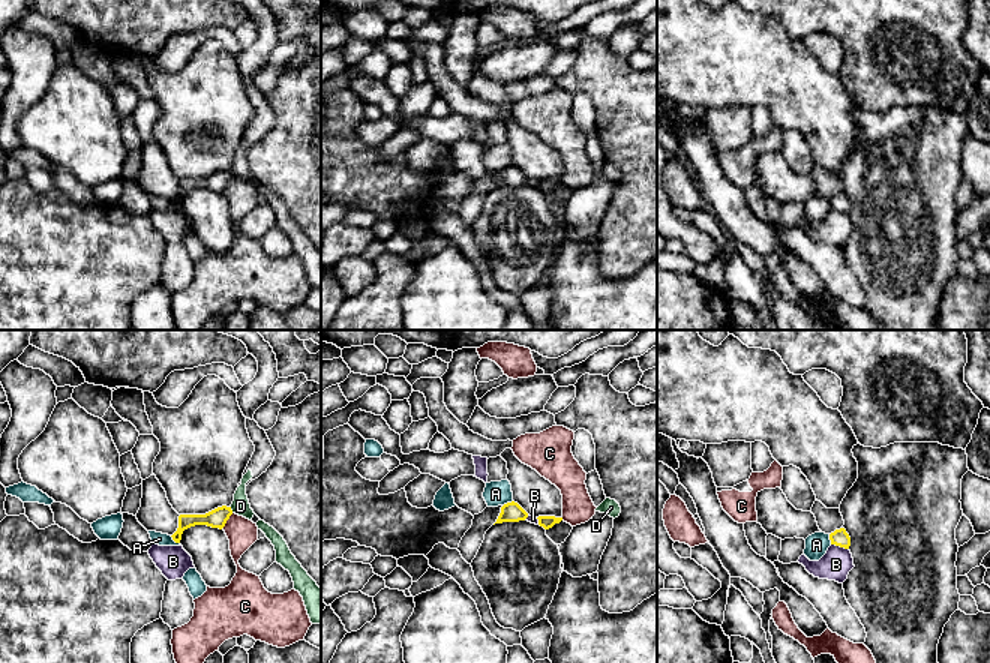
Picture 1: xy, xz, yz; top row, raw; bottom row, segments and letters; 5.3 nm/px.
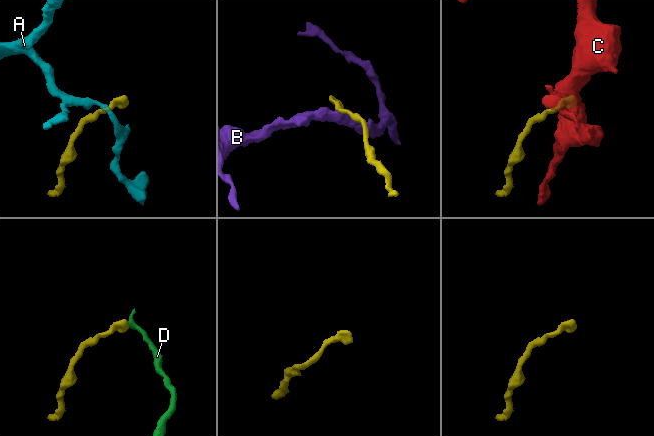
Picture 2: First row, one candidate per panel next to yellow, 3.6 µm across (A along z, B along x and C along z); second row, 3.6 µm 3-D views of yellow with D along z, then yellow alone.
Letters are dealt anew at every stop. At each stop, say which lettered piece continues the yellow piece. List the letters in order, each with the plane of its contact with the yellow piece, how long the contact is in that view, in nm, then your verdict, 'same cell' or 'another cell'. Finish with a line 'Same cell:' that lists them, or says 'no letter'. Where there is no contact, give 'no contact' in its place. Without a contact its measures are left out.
A: xy | 70 nm | another cell
B: yz | 100 nm | another cell
C: xy | 110 nm | another cell
D: xy | 40 nm | another cell
Same cell: no letter

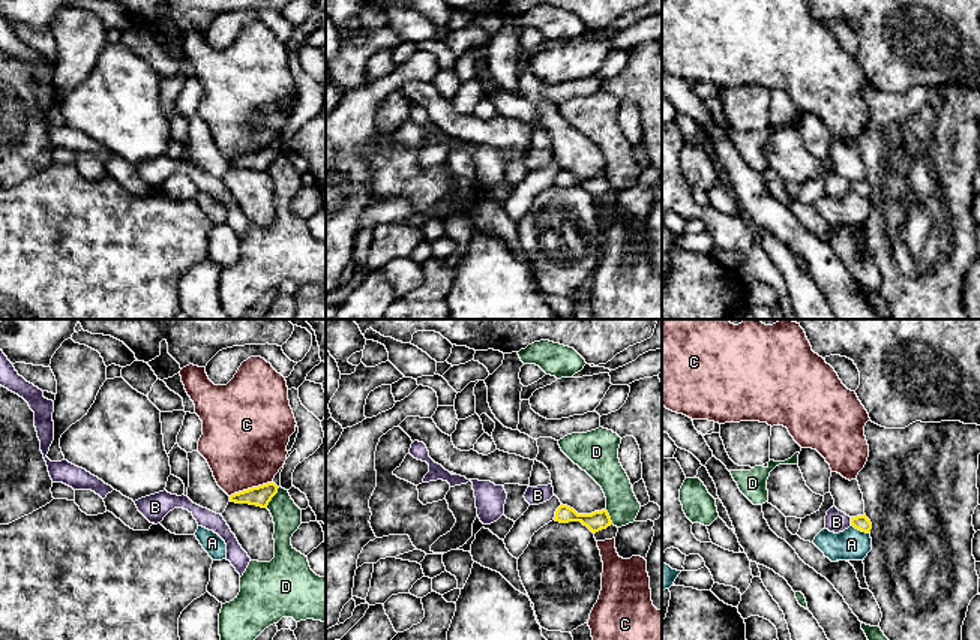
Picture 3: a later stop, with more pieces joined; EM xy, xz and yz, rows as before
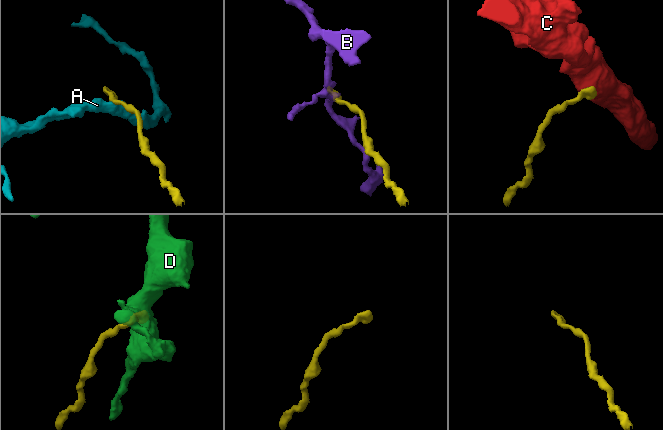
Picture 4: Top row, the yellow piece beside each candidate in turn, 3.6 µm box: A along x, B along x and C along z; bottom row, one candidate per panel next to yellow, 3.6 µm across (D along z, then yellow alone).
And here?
A: yz | 110 nm | another cell
B: yz | 50 nm | another cell
C: xy | 240 nm | another cell
D: xy | 130 nm | another cell
Same cell: no letter

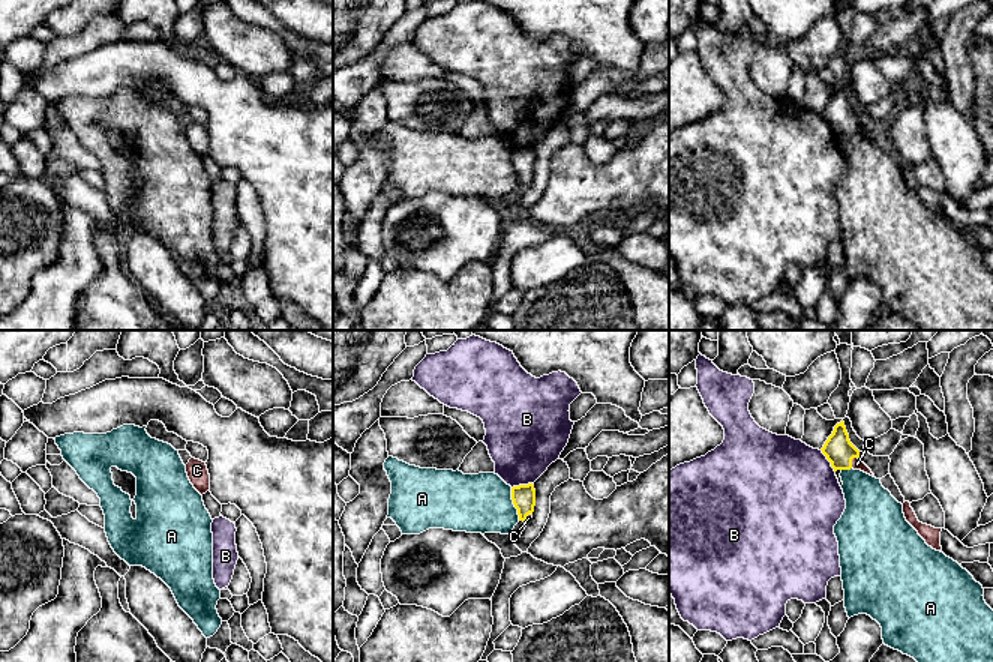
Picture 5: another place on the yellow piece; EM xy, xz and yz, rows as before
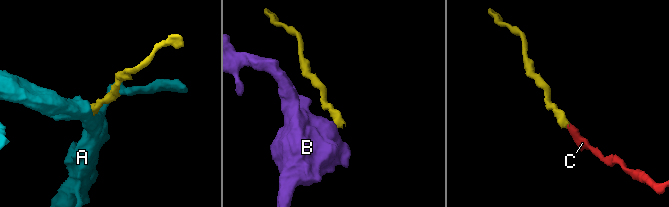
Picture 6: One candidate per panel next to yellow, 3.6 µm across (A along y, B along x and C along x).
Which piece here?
A: xz | 180 nm | another cell
B: yz | 150 nm | another cell
C: yz | 80 nm | same cell
Same cell: C

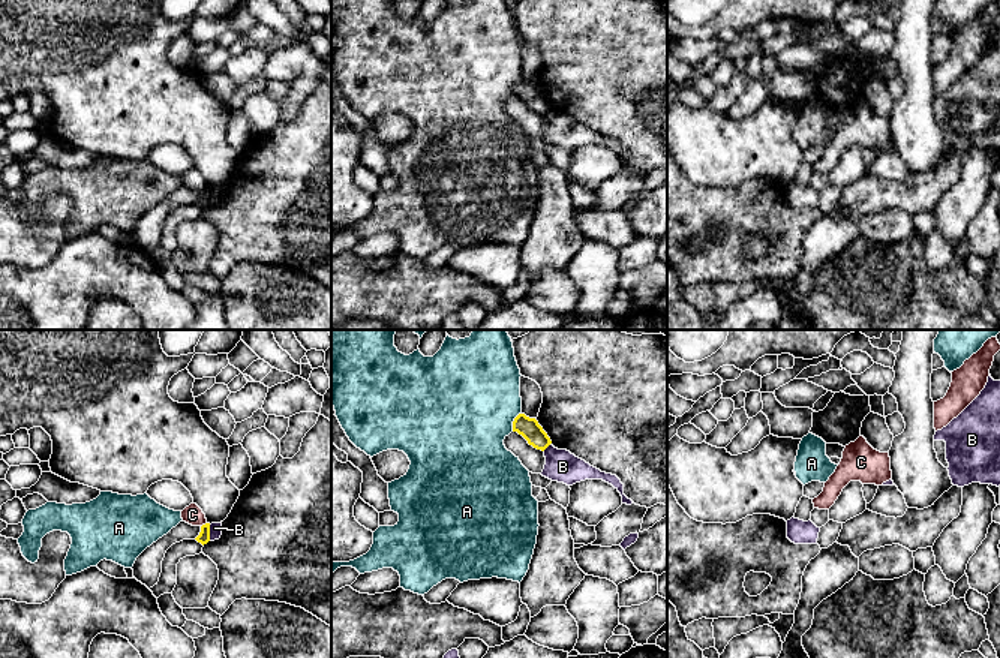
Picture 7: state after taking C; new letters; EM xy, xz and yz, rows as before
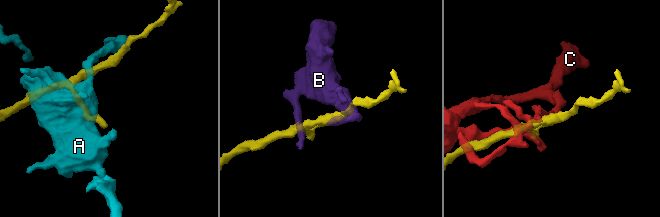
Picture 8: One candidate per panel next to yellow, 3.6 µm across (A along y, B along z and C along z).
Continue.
A: xz | 120 nm | another cell
B: xy | 90 nm | another cell
C: xy | 40 nm | another cell
Same cell: no letter

